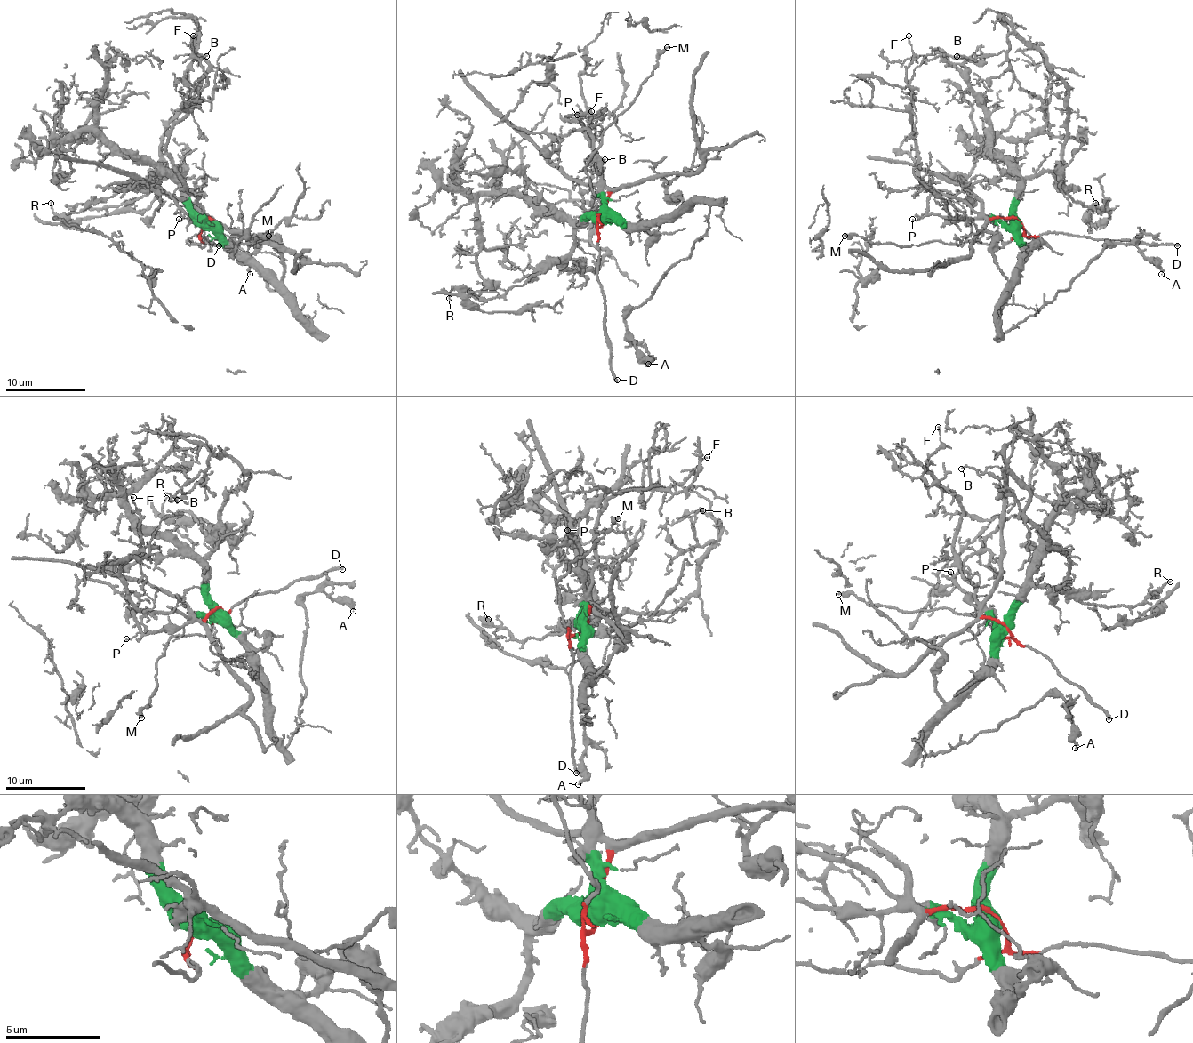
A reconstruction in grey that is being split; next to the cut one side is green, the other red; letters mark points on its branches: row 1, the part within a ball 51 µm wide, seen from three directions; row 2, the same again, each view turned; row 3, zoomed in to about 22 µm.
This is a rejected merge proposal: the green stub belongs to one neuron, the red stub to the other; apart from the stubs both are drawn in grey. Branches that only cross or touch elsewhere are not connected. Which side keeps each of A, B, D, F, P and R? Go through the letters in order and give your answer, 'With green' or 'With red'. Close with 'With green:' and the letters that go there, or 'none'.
A: With green
B: With green
D: With red
F: With green
P: With green
R: With green
With green: A, B, F, P, R

